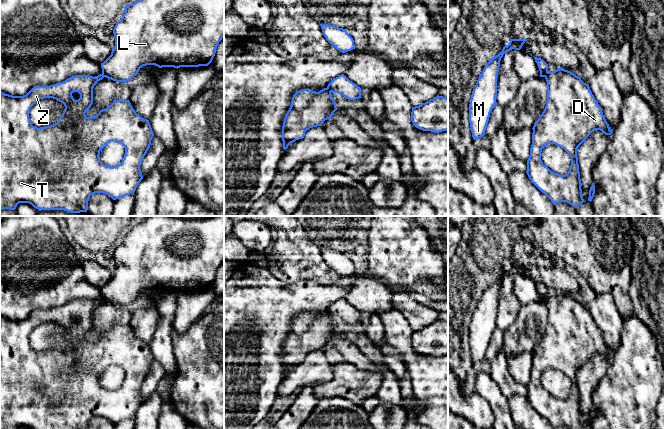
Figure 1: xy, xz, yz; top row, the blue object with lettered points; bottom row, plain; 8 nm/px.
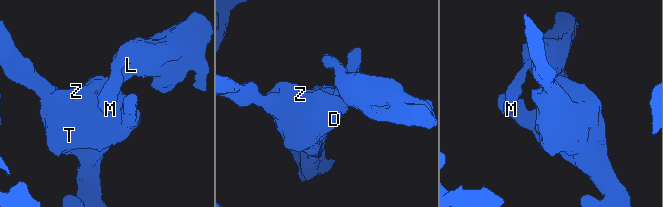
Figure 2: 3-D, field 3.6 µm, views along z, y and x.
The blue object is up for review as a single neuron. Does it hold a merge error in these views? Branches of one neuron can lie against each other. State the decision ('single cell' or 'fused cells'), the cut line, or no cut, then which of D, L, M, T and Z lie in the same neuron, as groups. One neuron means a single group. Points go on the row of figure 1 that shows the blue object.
fused cells; cut in yz along (548, 72), (543, 76); D T Z / L M

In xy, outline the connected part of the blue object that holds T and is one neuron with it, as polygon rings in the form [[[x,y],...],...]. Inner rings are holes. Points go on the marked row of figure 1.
[[[100,74],[98,76],[89,75],[75,75],[63,82],[56,83],[50,86],[35,86],[26,95],[12,96],[5,94],[0,90],[0,211],[3,209],[15,210],[19,203],[29,203],[34,208],[41,210],[64,210],[70,213],[87,212],[88,201],[91,195],[95,193],[103,193],[111,197],[113,200],[122,198],[124,196],[134,193],[138,184],[143,179],[140,166],[143,158],[150,148],[151,140],[154,136],[149,120],[142,118],[133,109],[129,100],[114,100],[113,103],[105,109],[99,111],[94,117],[87,117],[86,111],[93,104],[93,88],[98,81],[102,80],[105,76]],[[53,98],[64,104],[65,109],[59,121],[53,125],[37,128],[32,125],[29,118],[30,108],[40,99]],[[110,142],[119,142],[125,148],[123,160],[117,166],[106,166],[100,161],[100,151]]]

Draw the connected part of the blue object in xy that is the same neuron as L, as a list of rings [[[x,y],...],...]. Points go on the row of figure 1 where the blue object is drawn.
[[[138,0],[126,5],[124,9],[125,13],[113,29],[115,47],[111,55],[101,63],[102,74],[116,82],[126,83],[146,65],[177,69],[208,66],[224,37],[224,0]]]

